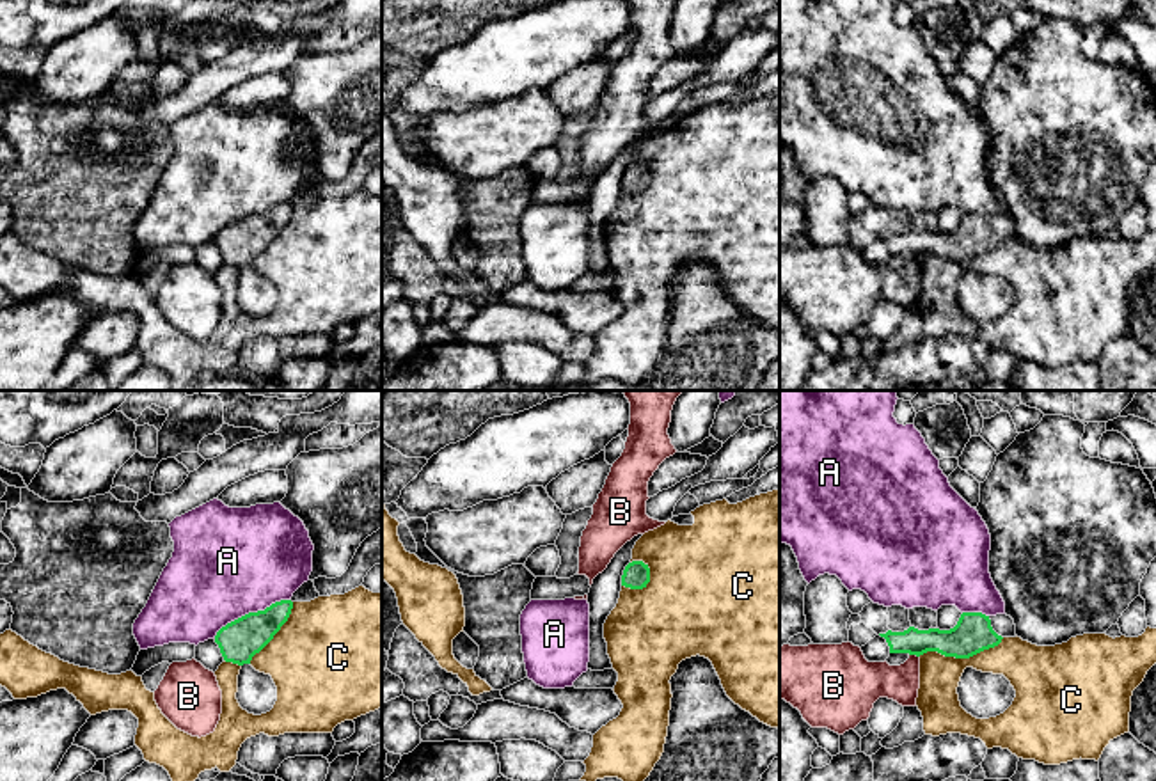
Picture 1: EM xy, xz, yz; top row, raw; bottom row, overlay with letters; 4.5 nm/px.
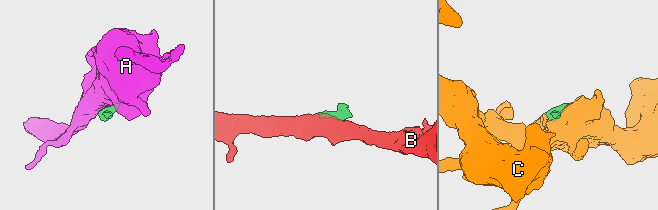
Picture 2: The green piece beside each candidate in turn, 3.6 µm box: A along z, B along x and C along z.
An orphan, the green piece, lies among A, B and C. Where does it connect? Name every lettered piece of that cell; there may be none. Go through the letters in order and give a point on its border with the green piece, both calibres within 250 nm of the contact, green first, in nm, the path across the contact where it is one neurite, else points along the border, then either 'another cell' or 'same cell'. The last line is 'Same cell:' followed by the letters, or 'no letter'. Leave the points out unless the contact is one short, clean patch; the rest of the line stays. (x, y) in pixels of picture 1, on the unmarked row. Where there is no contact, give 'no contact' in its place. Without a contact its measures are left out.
A: contact xy (251, 215); calibres 190 and 500 nm; border xy (290, 201), (228, 224), (213, 240); another cell
B: contact yz (915, 256); calibres 160 and 180 nm; border yz (910, 256), (918, 260); another cell
C: contact yz (961, 260); calibres 170 and 190 nm; border yz (1004, 240), (968, 260), (945, 260), (936, 254), (918, 258); another cell
Same cell: no letter

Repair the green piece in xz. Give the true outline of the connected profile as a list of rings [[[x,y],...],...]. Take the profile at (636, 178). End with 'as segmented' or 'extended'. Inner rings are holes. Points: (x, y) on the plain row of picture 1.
[[[632,163],[625,169],[622,188],[630,192],[643,192],[650,185],[650,170],[643,163]]]; as segmented

